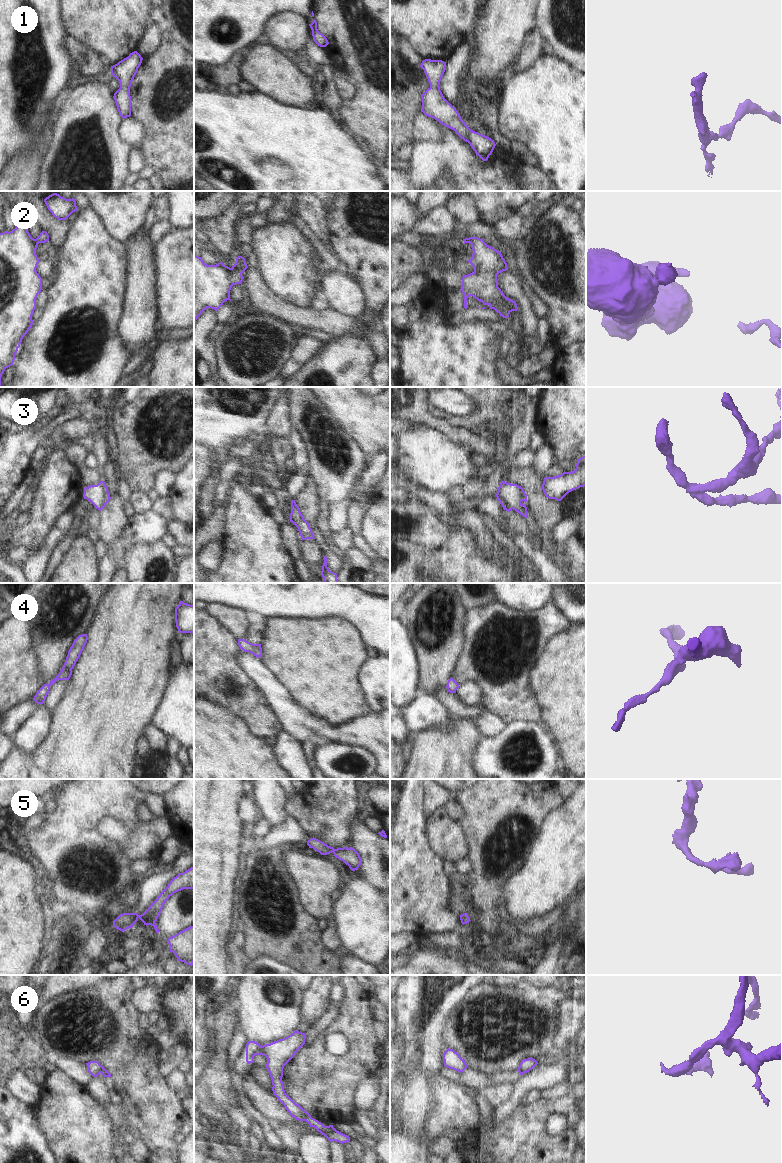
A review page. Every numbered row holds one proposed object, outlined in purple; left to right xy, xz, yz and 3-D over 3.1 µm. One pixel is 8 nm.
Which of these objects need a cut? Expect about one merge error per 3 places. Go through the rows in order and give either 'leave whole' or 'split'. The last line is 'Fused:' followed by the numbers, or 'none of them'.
1: leave whole
2: leave whole
3: leave whole
4: leave whole
5: leave whole
6: leave whole
Fused: none of them

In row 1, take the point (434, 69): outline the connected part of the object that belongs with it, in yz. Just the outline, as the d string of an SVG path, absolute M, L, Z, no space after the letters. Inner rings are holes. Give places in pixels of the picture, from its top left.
M425 59L420 67L424 70L430 84L430 87L421 94L421 112L454 130L461 139L470 144L476 155L483 161L487 161L496 146L494 140L471 130L461 119L456 108L444 98L440 90L439 85L446 70L446 62Z

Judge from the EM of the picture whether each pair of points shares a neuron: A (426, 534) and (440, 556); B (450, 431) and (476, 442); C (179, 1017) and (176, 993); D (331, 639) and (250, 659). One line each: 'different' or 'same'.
A: different
B: same
C: same
D: different

